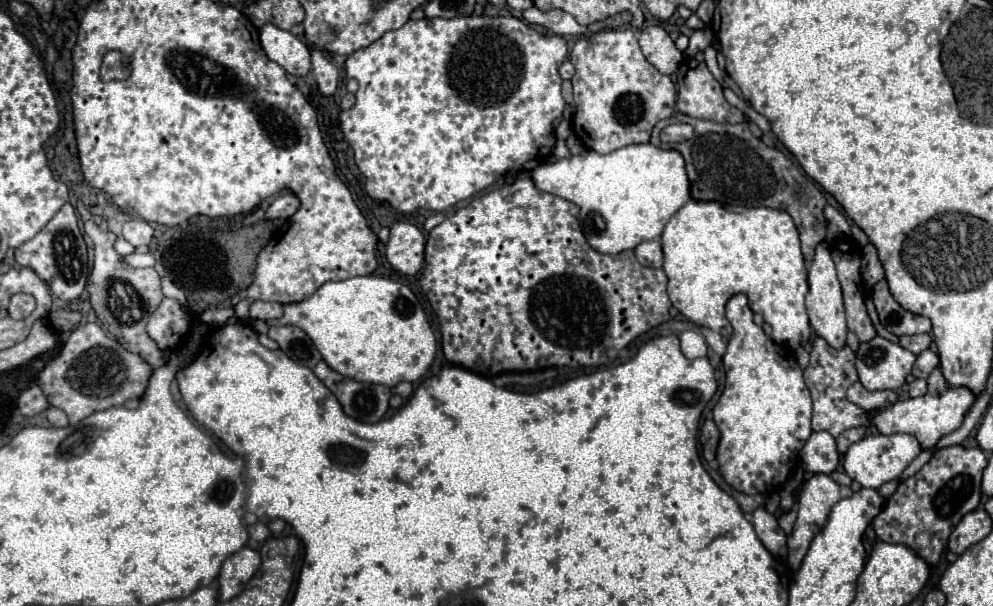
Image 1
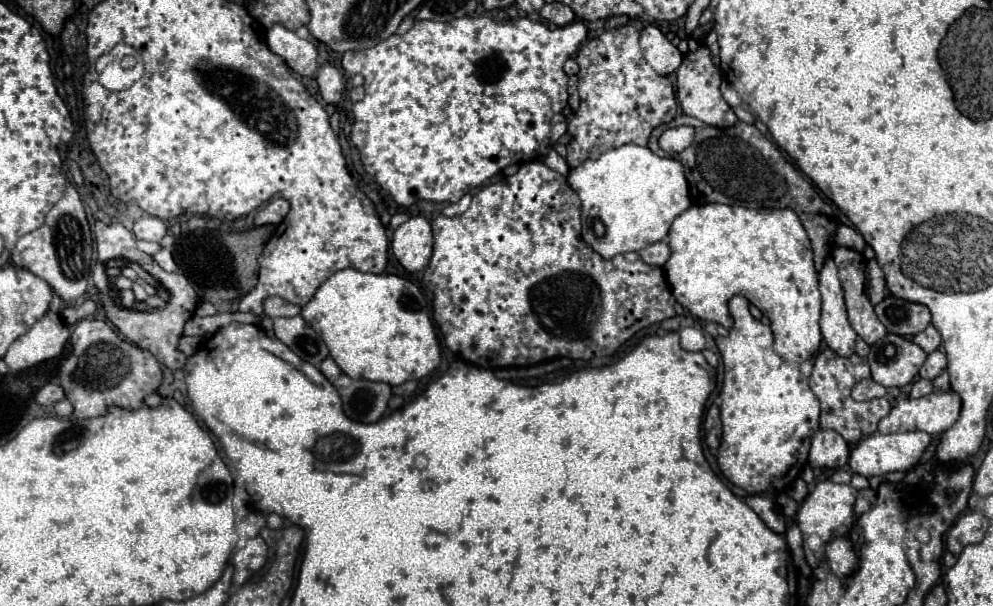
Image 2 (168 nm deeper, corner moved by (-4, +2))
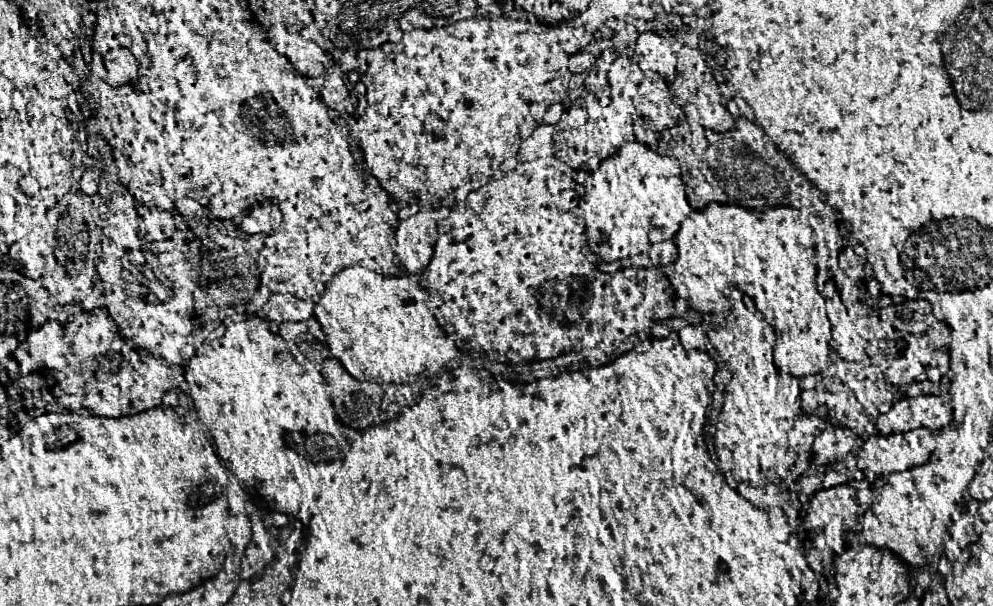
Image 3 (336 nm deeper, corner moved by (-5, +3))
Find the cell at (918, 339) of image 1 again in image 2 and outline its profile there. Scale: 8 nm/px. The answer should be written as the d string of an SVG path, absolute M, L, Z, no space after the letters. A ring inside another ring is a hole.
M930 324L924 332L920 332L920 334L916 334L916 338L914 338L914 342L924 350L924 352L934 352L938 346L940 346L940 342L942 342L942 338L940 338L940 334L938 334L938 330Z

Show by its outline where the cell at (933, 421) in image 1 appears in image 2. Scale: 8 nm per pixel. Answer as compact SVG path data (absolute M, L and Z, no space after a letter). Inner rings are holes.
M956 392L928 394L922 398L902 398L893 404L890 414L878 424L880 434L926 430L928 434L942 434L960 416L962 400Z

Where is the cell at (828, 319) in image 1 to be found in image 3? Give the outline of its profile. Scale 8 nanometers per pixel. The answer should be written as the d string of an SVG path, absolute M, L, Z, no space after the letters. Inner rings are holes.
M833 279L821 285L821 297L831 321L831 351L845 361L859 361L863 357L863 339L855 333Z

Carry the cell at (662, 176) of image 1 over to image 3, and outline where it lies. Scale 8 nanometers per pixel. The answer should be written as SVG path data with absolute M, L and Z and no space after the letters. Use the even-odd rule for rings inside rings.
M627 141L585 177L581 205L581 217L587 227L585 241L603 261L643 253L651 245L673 237L689 213L691 207L683 191L677 159L661 157L643 143Z

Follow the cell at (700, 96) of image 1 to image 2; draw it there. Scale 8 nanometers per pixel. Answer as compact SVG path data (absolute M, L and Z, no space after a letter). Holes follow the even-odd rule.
M700 46L696 52L686 52L682 66L676 72L676 96L678 96L682 112L706 122L708 126L716 126L716 128L734 126L738 118L732 112L732 108L726 104L726 100L722 98L720 82L722 82L720 70L712 64L710 50L706 46Z

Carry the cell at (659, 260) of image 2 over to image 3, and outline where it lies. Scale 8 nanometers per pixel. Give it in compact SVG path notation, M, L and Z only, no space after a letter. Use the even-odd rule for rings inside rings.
M673 239L651 245L649 251L647 251L647 255L649 255L649 261L651 261L653 267L663 267L665 263L673 261L673 257L675 257L675 245L673 245Z

